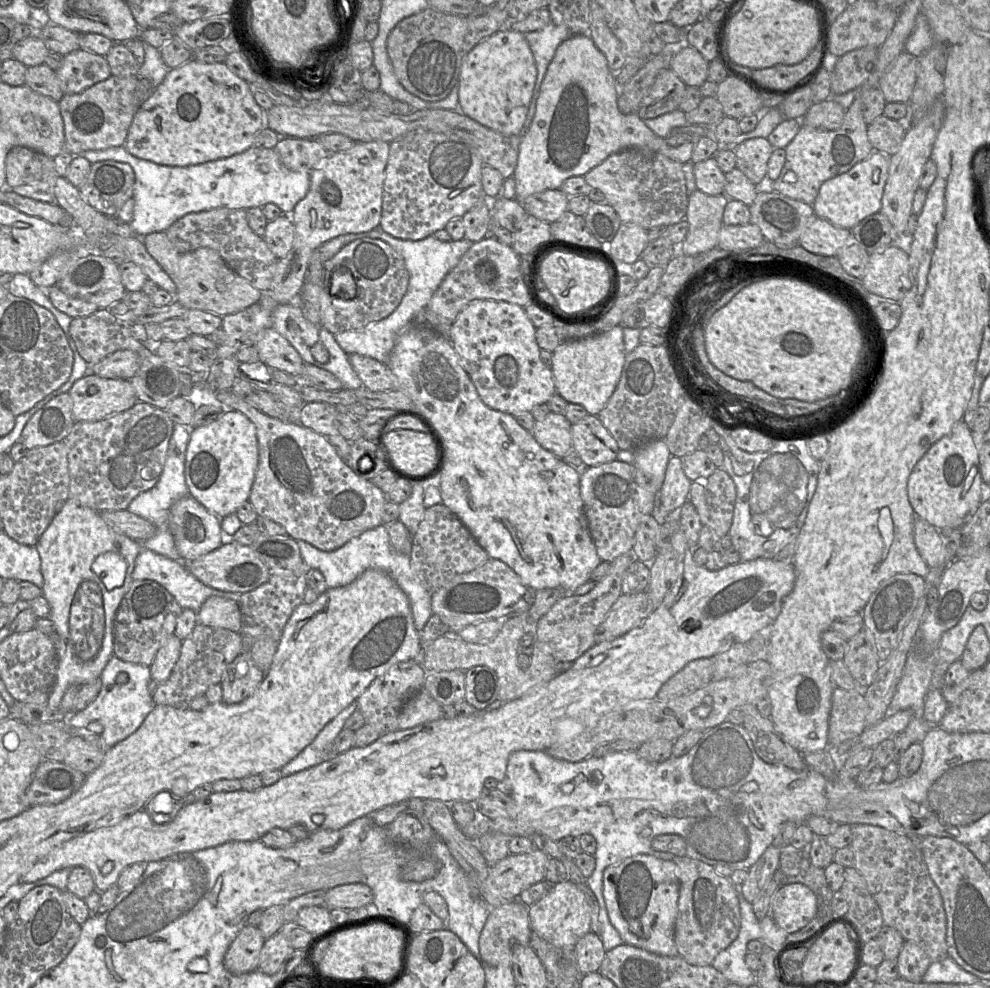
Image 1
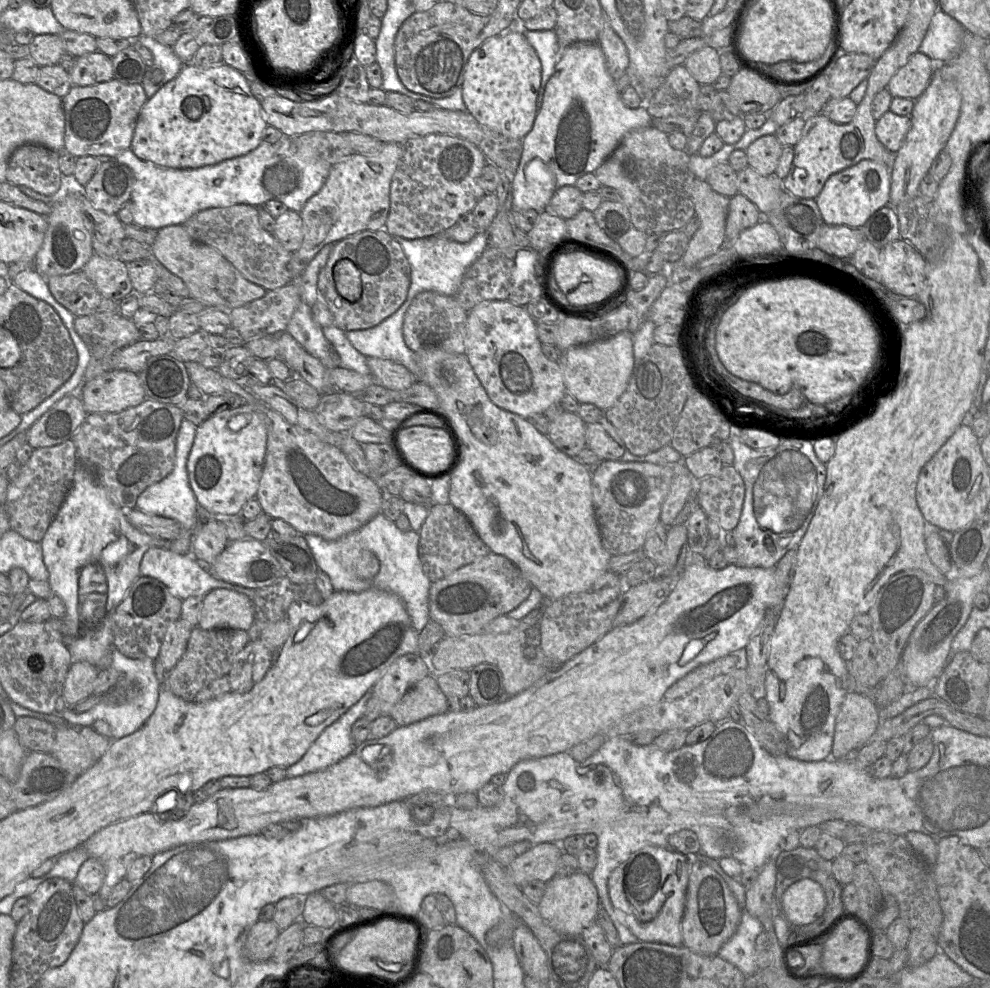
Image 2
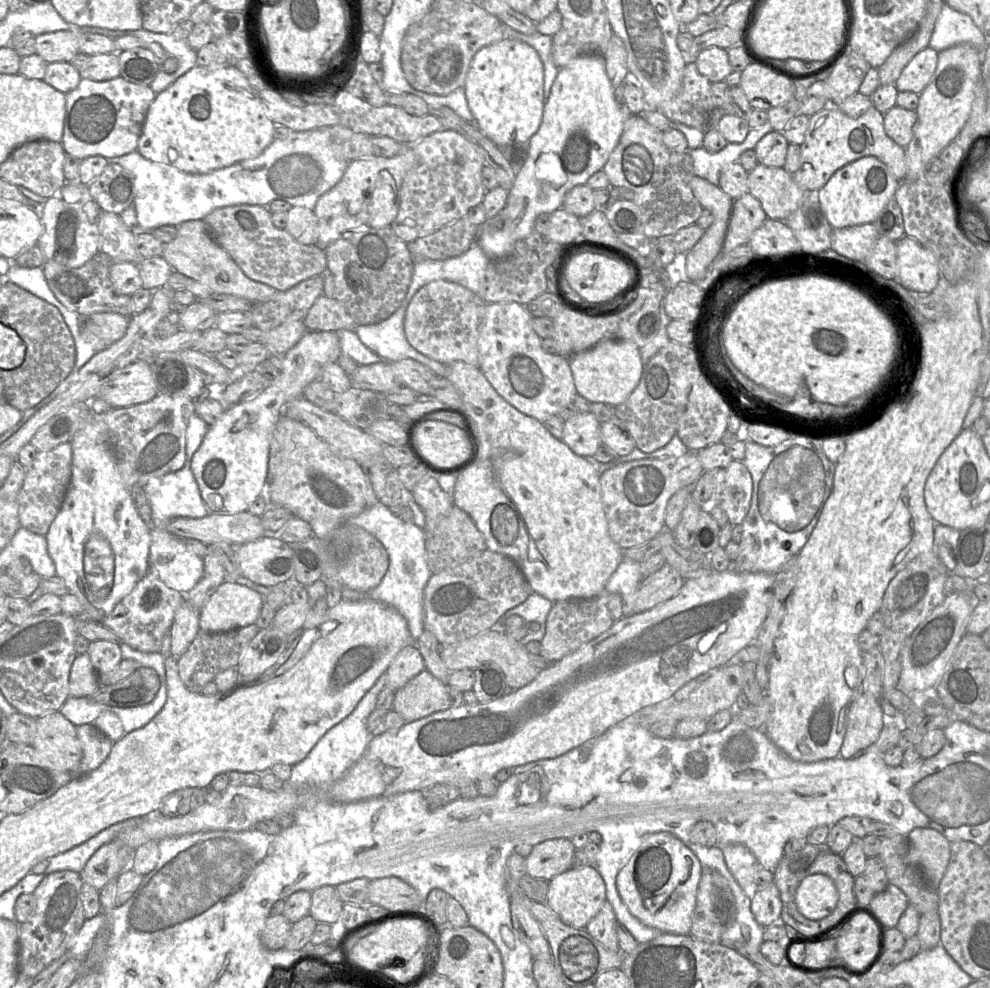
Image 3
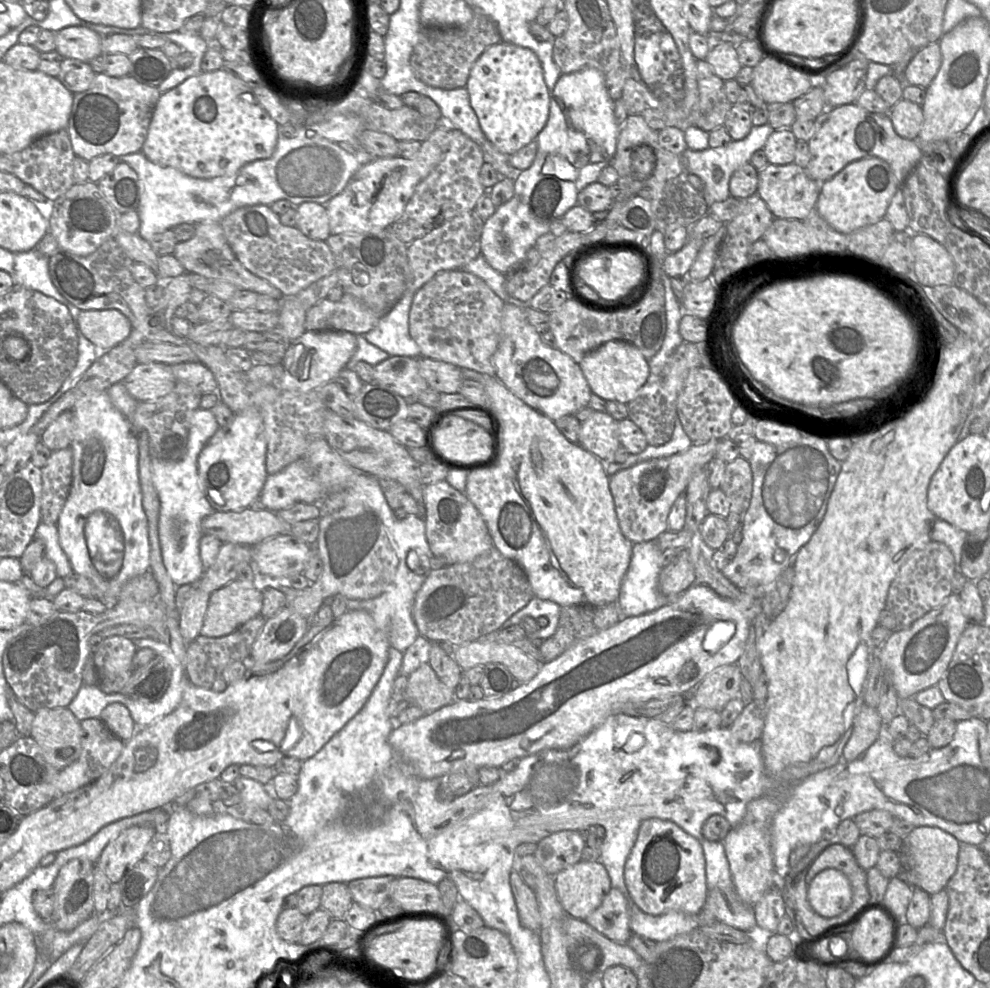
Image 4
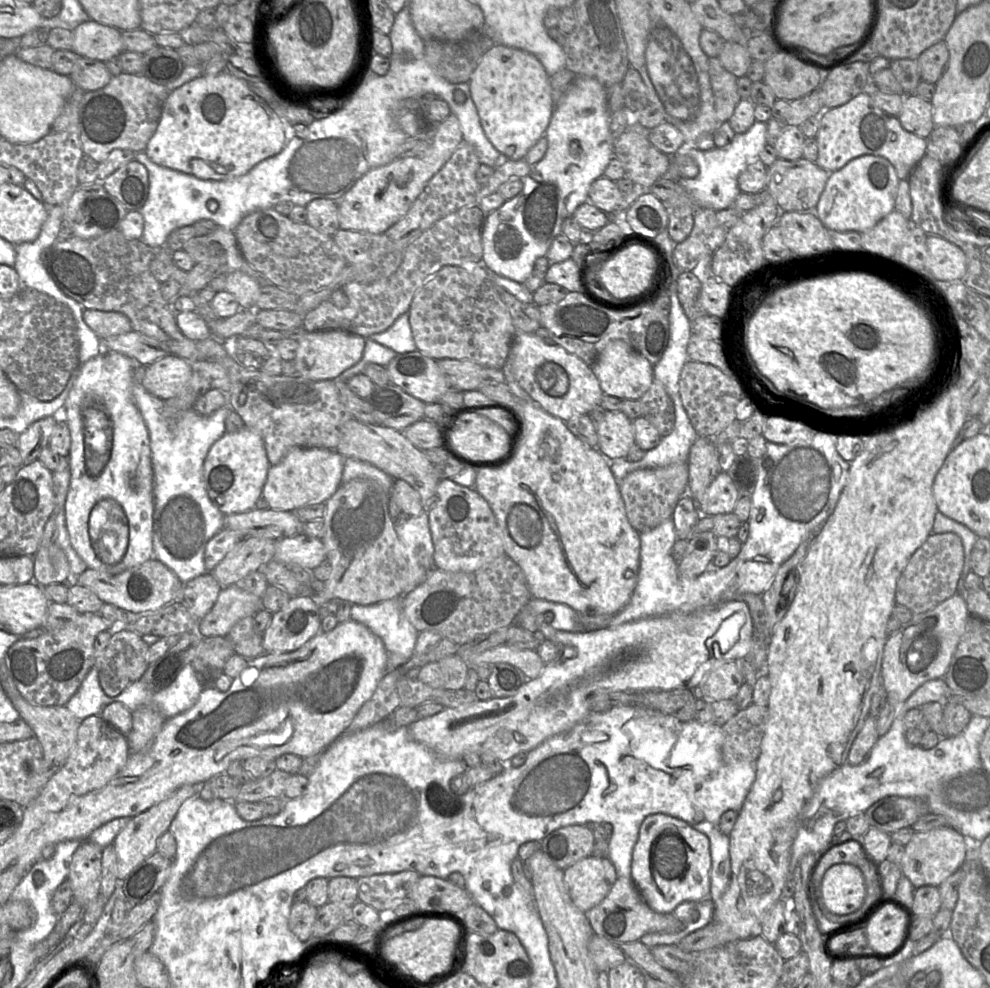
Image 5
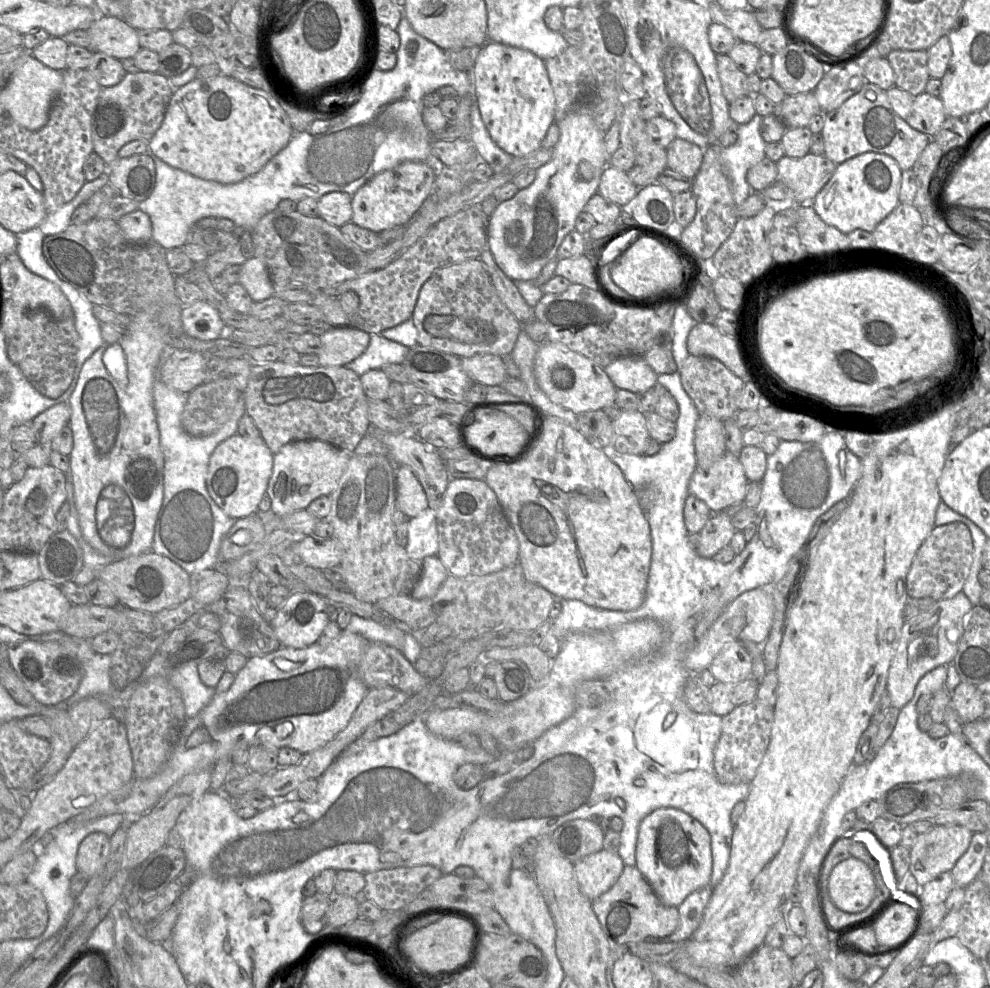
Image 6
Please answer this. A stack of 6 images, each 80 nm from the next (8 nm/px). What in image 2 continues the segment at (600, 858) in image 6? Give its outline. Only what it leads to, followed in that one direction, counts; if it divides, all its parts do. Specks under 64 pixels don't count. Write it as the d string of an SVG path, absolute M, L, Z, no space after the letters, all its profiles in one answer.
M578 871L569 876L555 877L547 883L546 892L537 906L543 919L560 933L581 935L595 921L600 900L590 875Z

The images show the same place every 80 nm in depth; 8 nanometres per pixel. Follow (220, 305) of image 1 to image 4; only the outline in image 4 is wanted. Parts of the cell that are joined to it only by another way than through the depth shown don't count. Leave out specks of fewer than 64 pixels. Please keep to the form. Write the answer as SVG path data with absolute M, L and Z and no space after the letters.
M190 223L196 224L196 232L193 238L185 242L179 242L173 252L176 259L185 268L186 273L198 274L206 278L217 279L221 281L226 281L234 285L238 290L247 290L251 292L256 292L259 294L264 294L275 299L280 299L283 294L279 289L271 285L264 279L257 277L248 271L236 258L231 247L229 246L224 231L220 226L220 223Z

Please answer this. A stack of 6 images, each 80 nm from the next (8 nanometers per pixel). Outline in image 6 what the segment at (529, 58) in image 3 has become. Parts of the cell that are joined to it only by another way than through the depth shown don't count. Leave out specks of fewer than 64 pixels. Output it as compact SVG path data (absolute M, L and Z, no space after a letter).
M485 42L474 65L475 102L492 140L513 157L541 148L555 121L556 102L542 60L530 51L501 43Z

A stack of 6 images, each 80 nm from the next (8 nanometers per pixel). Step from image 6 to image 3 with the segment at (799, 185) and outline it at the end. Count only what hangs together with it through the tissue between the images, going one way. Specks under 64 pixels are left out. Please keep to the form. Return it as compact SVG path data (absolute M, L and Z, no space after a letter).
M760 164L749 172L748 187L769 220L785 221L809 196L783 168Z

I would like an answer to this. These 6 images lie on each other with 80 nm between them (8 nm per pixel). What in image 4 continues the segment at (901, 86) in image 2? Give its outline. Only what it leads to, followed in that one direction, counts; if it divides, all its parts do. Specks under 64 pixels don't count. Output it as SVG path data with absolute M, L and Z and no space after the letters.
M939 42L920 49L904 70L904 80L914 86L927 88L936 77L942 64Z

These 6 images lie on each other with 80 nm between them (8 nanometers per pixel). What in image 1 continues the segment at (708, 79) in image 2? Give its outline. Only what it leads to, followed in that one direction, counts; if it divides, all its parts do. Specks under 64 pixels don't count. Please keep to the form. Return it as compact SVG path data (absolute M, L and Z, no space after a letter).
M684 46L674 55L670 69L688 87L700 87L707 80L709 63L695 48Z

